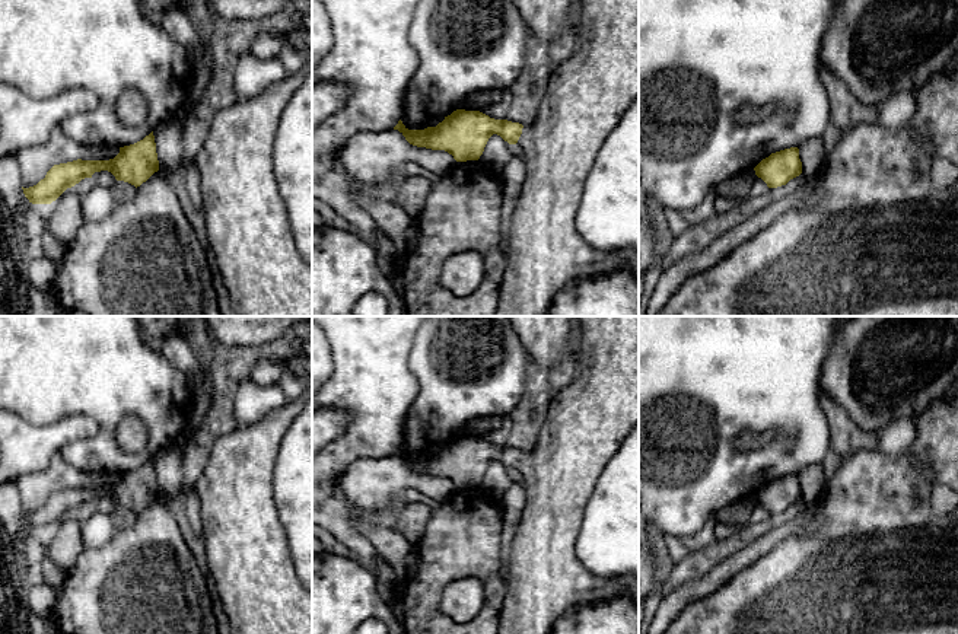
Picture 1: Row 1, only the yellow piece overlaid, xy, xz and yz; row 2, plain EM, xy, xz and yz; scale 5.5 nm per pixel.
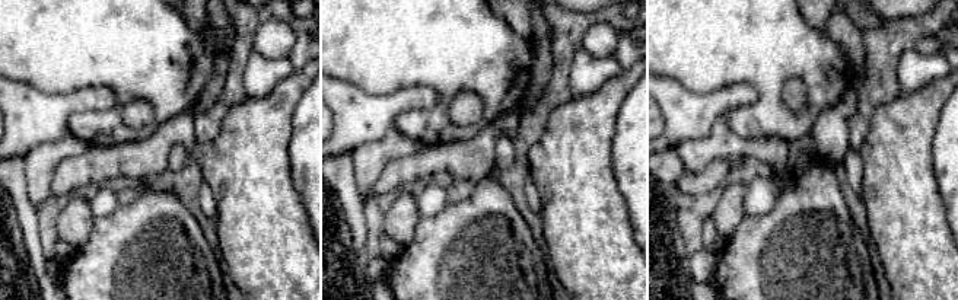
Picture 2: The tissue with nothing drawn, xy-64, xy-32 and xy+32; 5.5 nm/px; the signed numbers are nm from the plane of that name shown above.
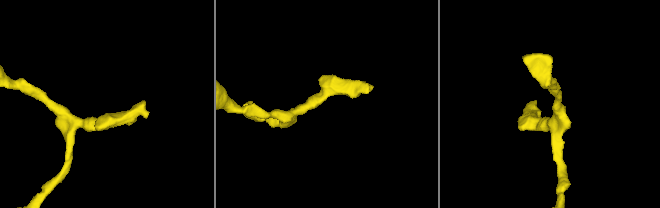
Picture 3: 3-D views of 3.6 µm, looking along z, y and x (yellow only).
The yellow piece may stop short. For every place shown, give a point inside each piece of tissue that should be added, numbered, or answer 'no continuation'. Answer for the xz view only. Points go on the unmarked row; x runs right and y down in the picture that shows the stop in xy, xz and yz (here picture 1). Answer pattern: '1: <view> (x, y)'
1: xz (588, 420)

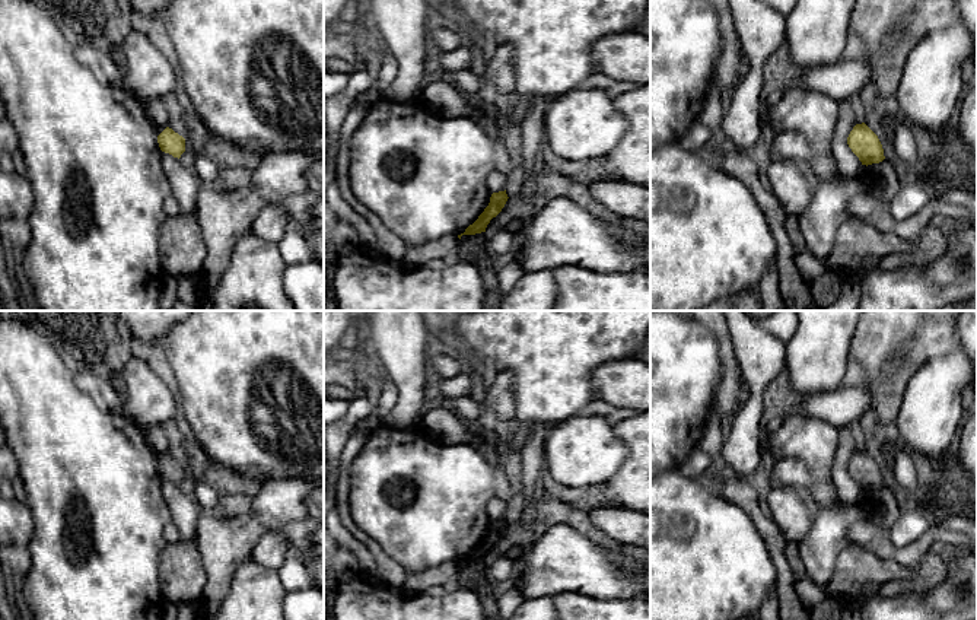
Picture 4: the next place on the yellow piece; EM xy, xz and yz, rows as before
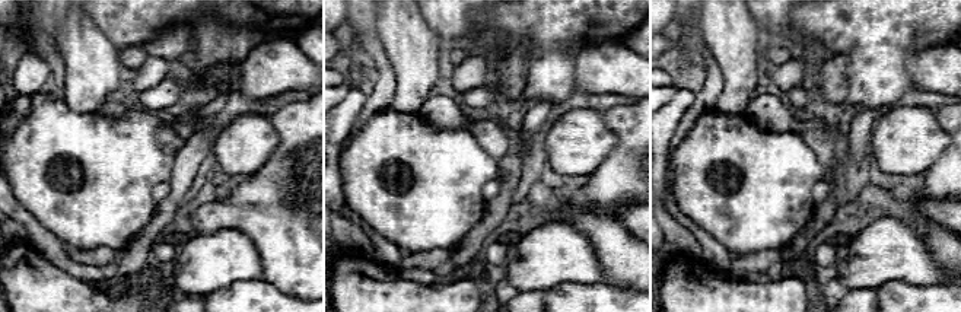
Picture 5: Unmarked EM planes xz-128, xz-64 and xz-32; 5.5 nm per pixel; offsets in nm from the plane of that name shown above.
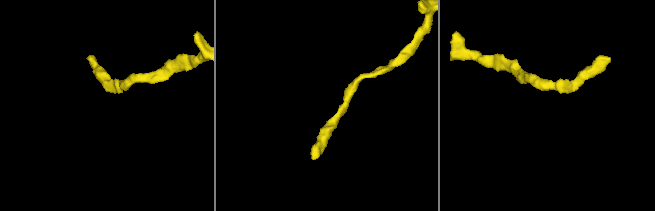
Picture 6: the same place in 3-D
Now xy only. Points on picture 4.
no continuation

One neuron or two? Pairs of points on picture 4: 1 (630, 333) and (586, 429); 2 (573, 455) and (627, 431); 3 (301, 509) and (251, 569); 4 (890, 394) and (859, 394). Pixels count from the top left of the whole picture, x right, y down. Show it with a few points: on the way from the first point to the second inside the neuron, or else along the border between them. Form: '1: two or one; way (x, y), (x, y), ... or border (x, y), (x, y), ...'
1: two; border (576, 413), (550, 428)
2: two; border (613, 423), (614, 434), (627, 450), (620, 469)
3: two; border (250, 555), (236, 568), (231, 585)
4: two; border (898, 371), (875, 385), (874, 401), (869, 409)

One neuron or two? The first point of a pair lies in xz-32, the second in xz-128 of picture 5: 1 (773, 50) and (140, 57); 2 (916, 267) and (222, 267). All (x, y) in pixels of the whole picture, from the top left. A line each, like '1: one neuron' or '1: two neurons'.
1: one neuron
2: one neuron

